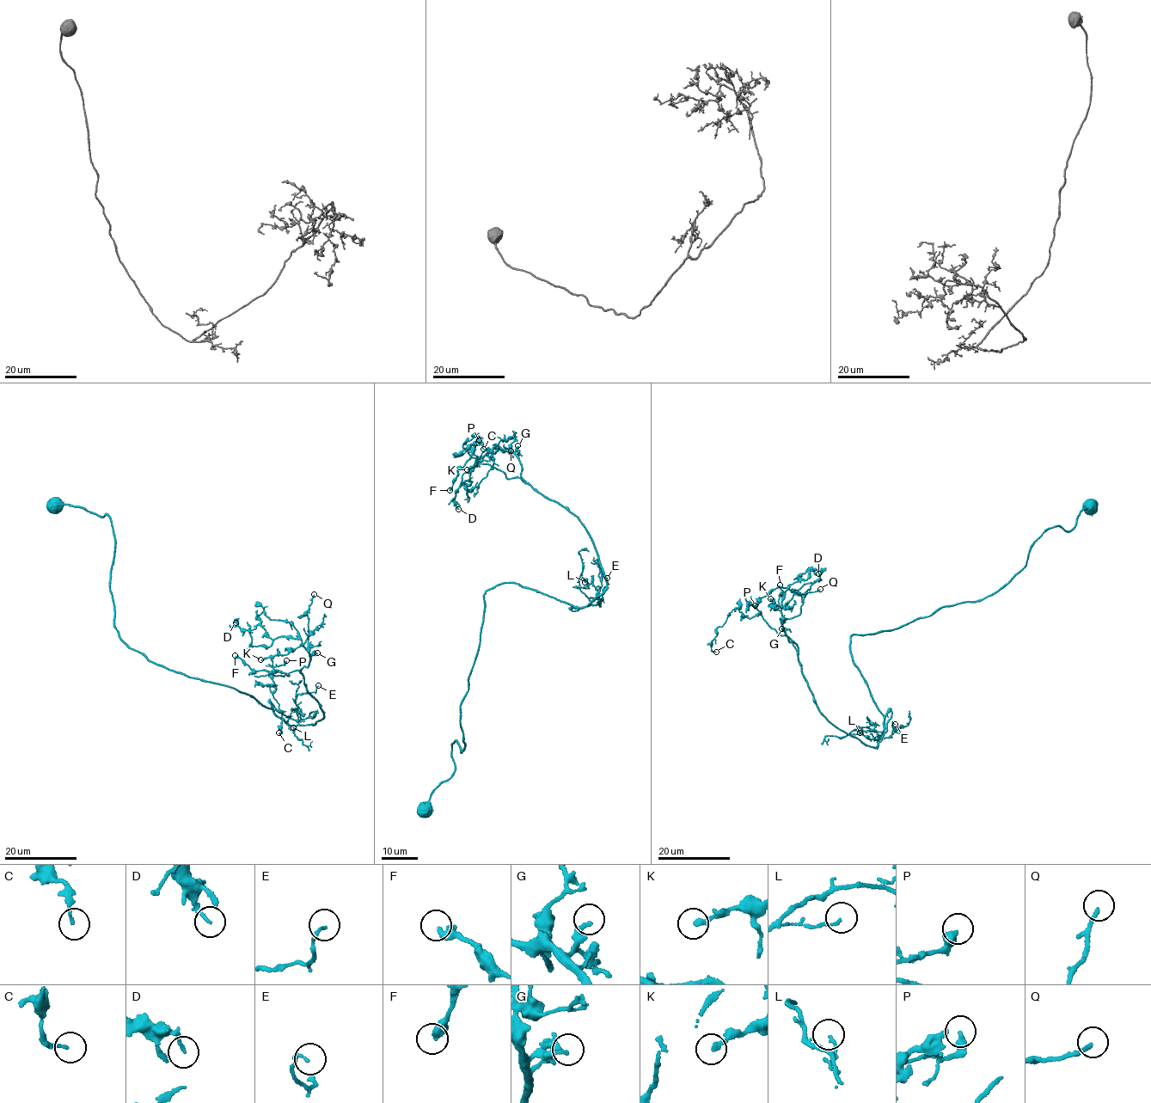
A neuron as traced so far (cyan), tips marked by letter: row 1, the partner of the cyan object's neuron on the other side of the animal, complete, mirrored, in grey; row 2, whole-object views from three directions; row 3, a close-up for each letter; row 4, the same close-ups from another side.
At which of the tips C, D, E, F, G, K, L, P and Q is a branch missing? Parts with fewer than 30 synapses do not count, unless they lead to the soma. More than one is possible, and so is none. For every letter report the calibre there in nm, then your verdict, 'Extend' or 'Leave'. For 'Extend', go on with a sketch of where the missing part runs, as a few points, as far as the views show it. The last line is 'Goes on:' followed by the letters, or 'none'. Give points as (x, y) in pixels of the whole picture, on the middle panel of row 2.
C: Thickness 120 nm. Leave
D: Thickness 90 nm. Leave
E: Thickness 120 nm. Leave
F: Thickness 380 nm. Leave
G: Thickness 240 nm. Leave
K: Thickness 240 nm. Leave
L: Thickness 110 nm. Leave
P: Thickness 360 nm. Leave
Q: Thickness 180 nm. Extend. Course of what is missing: (511, 450), (525, 445), (529, 450), (533, 444)
Goes on: Q

